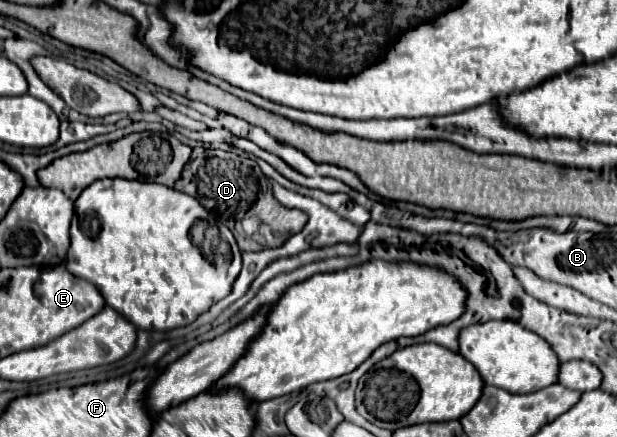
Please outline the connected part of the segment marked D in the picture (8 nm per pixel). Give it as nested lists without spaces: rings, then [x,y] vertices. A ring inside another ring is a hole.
[[[195,147],[189,163],[183,167],[181,179],[173,185],[173,189],[193,195],[209,213],[217,215],[217,219],[221,219],[233,231],[233,237],[243,253],[277,247],[287,237],[301,231],[307,223],[307,215],[303,211],[285,209],[273,199],[271,183],[253,159],[239,157],[235,153]],[[271,219],[275,221],[271,223]],[[277,219],[291,219],[289,229],[277,223]]]

